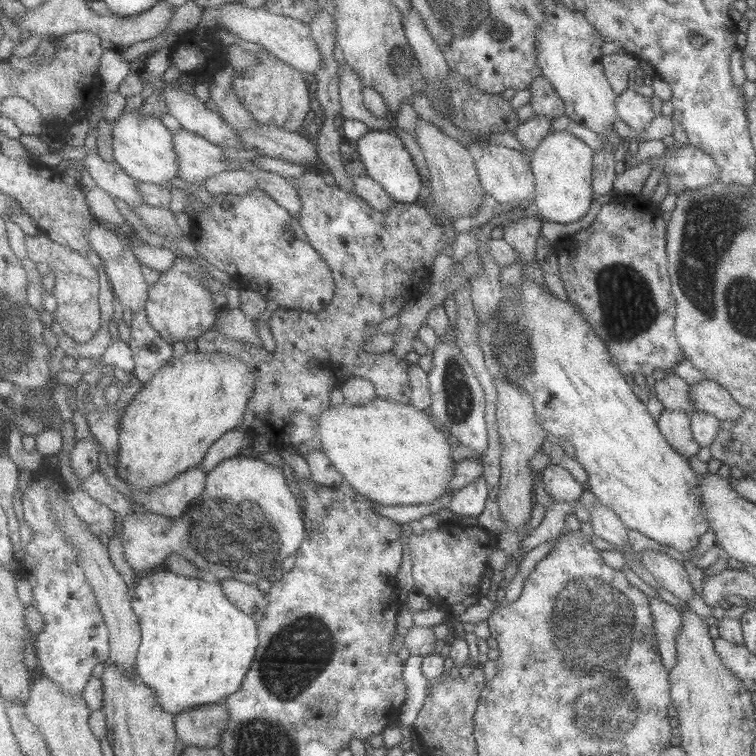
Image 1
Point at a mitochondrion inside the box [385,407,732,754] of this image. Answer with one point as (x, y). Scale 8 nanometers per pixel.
(576, 646)

